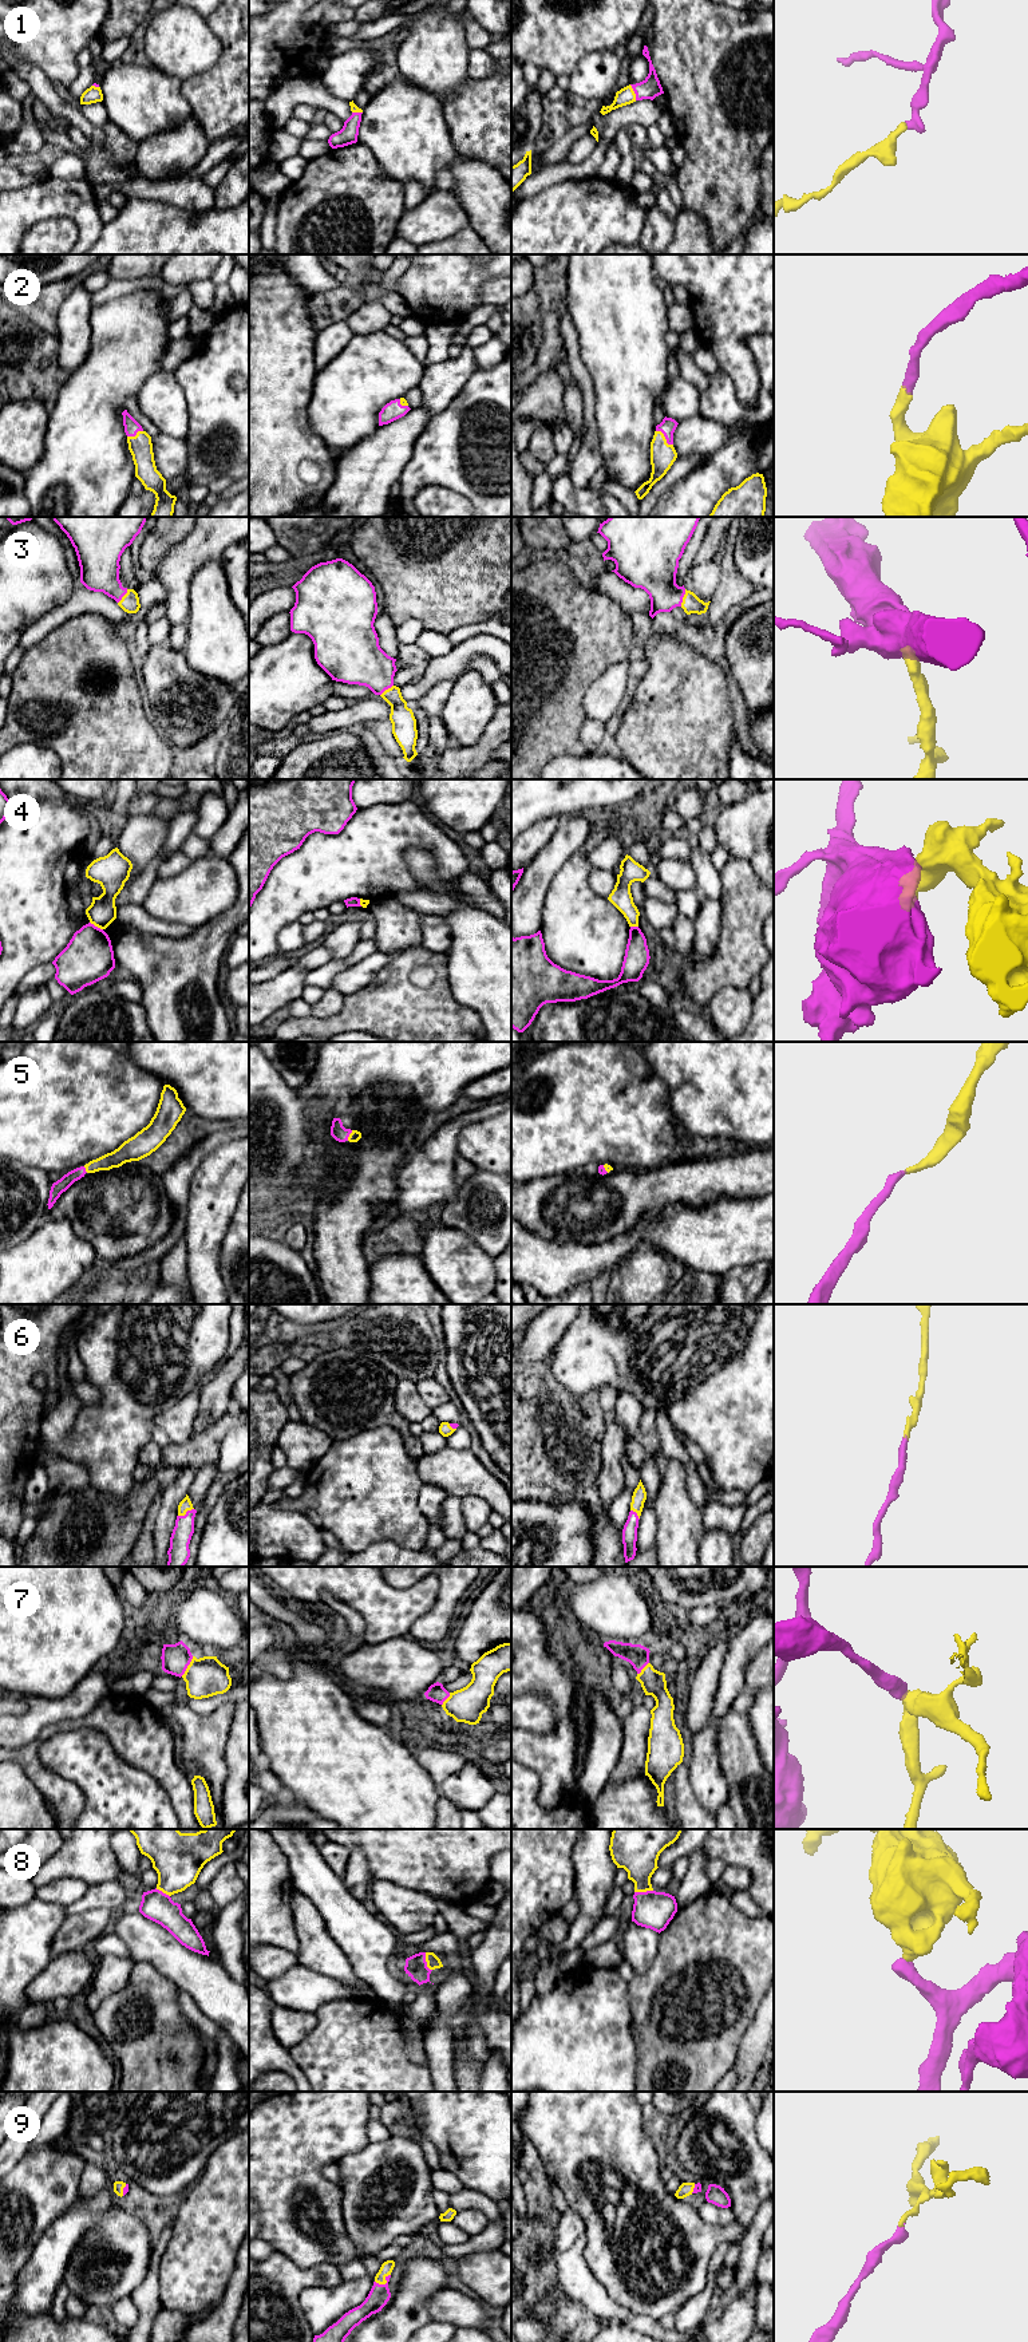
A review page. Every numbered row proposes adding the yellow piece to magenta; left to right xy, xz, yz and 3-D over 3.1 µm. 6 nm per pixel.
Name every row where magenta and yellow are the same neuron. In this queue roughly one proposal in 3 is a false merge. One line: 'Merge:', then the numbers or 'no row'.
Merge: 1, 2, 3, 5, 6, 7, 8, 9

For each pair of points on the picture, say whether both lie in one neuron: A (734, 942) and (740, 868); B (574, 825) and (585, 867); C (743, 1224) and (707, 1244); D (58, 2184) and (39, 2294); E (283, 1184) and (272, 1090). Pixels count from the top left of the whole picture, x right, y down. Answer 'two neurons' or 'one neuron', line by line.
A: one neuron
B: two neurons
C: one neuron
D: two neurons
E: one neuron

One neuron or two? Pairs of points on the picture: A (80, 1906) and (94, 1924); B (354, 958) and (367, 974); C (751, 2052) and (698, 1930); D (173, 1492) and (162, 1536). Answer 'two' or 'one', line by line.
A: two
B: two
C: two
D: one

